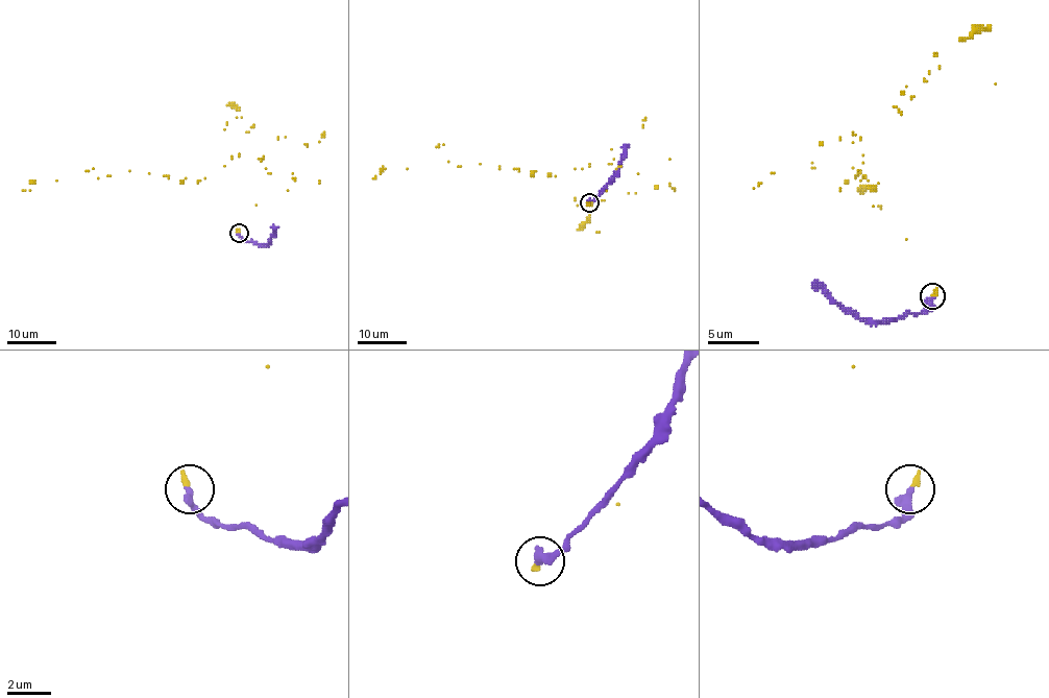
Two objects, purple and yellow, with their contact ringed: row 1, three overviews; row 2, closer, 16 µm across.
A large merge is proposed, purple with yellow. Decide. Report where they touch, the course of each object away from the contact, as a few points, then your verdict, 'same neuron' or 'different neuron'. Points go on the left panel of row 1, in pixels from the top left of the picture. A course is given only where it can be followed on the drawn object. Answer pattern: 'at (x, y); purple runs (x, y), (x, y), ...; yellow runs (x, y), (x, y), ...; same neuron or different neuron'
at (239, 233); purple runs (239, 233), (246, 241), (265, 244), (277, 226); yellow runs (239, 233), (255, 206), (288, 190), (307, 146), (242, 118), (224, 130), (204, 178), (87, 171), (23, 191); same neuron

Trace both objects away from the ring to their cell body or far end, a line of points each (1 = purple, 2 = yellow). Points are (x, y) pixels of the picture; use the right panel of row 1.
1: (931, 295), (931, 306), (919, 313), (863, 320), (855, 313), (845, 313), (812, 283)
2: (931, 295), (873, 206), (899, 110), (934, 55), (878, 183), (814, 168), (881, 209)

